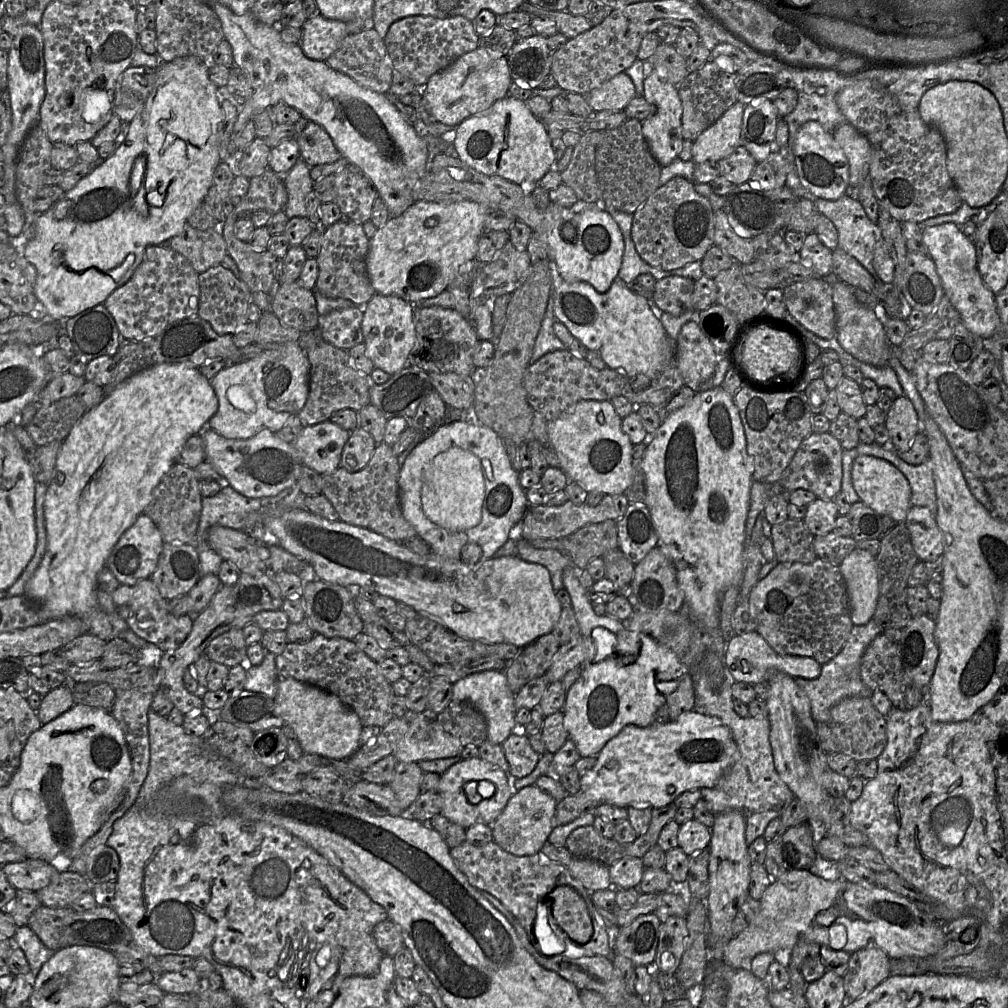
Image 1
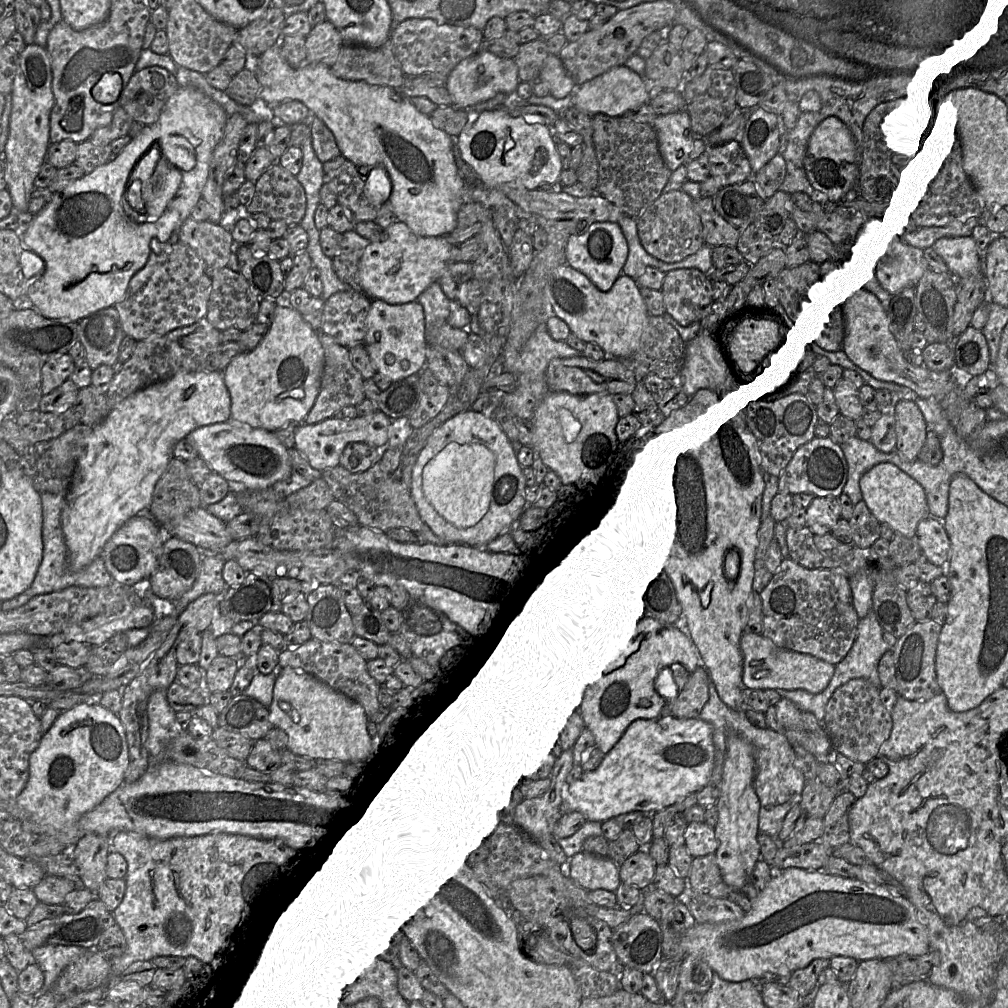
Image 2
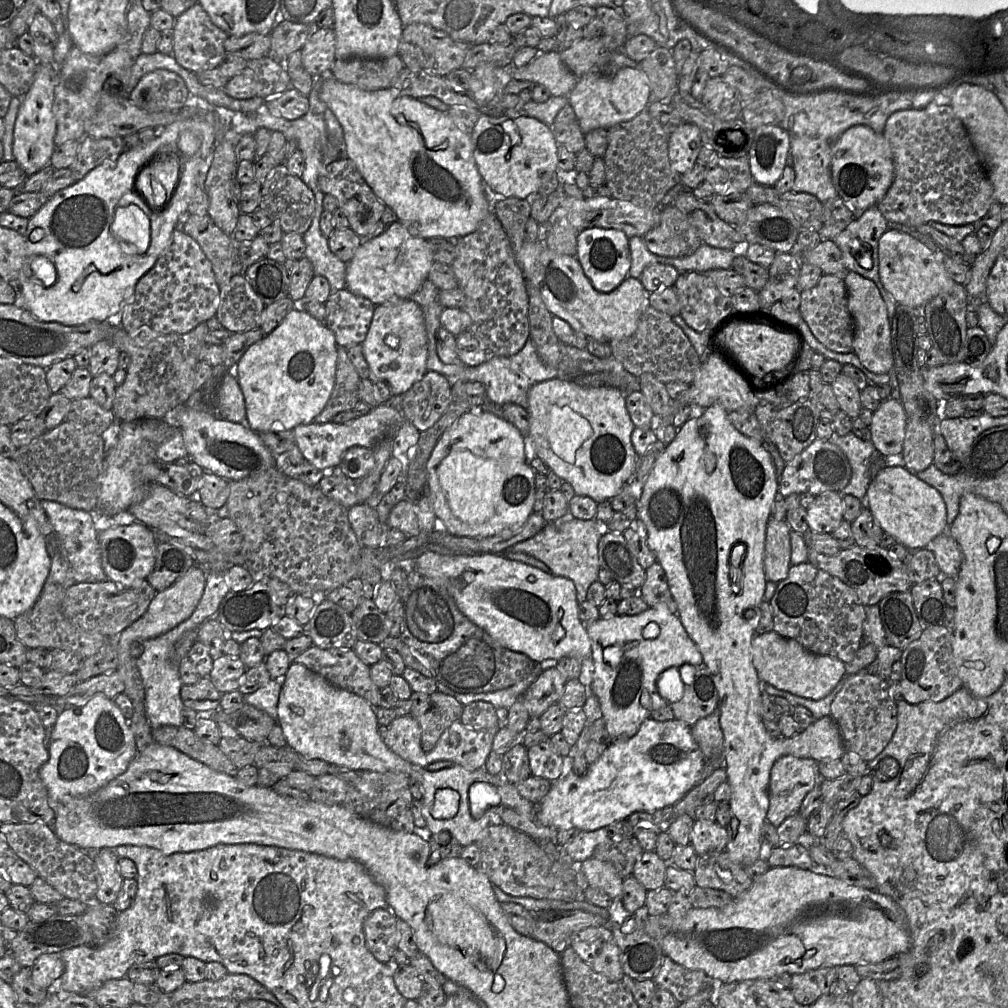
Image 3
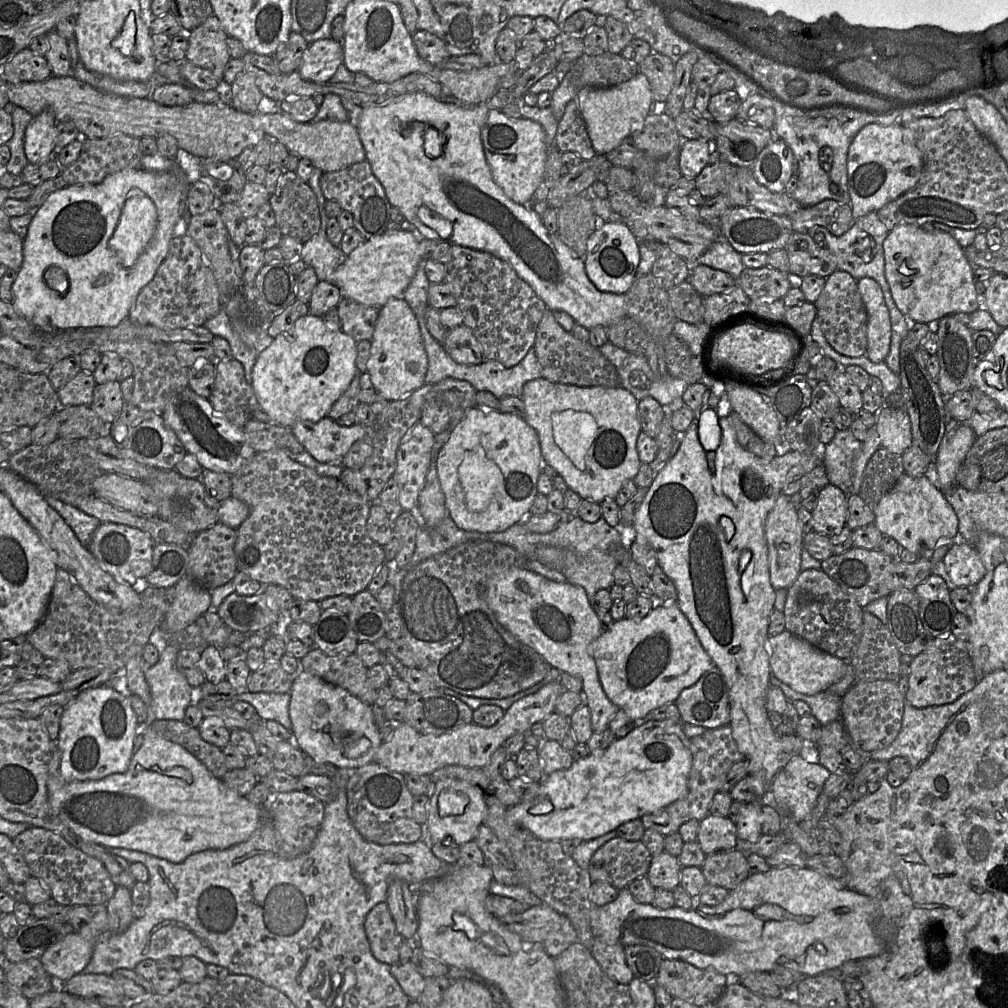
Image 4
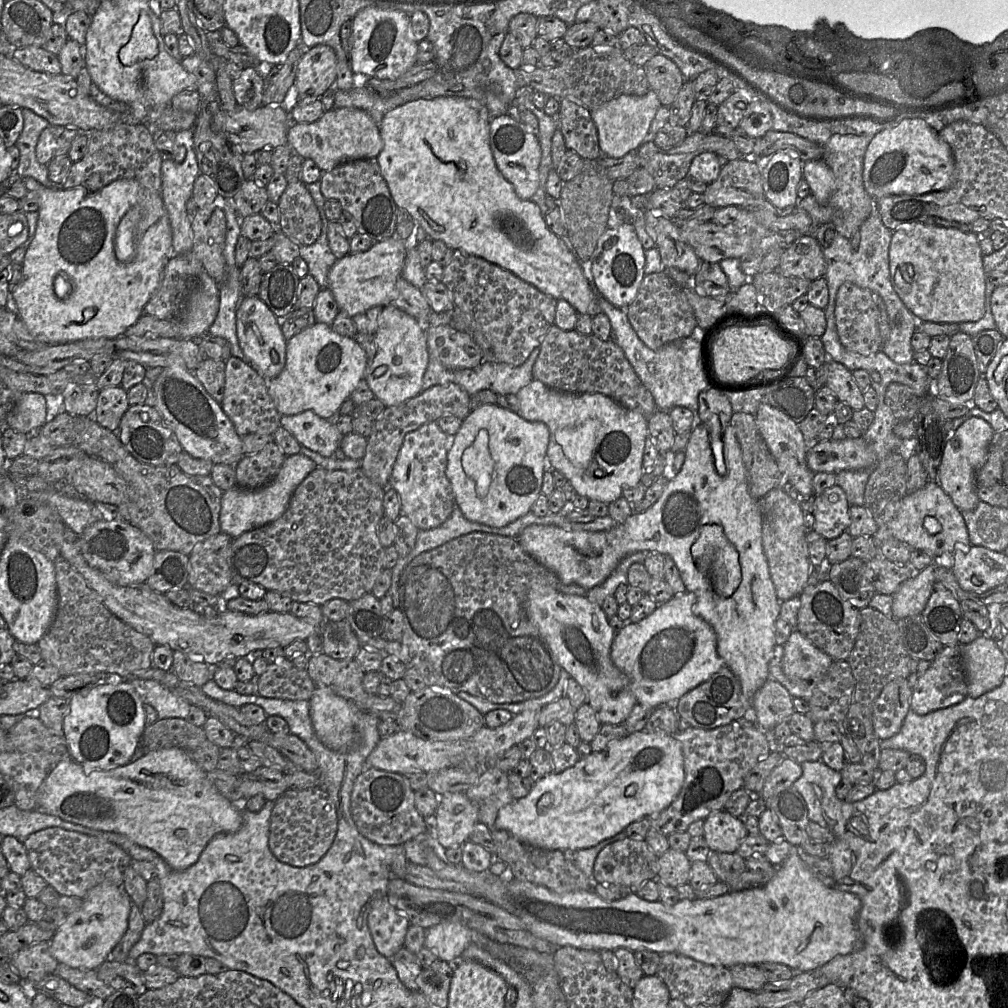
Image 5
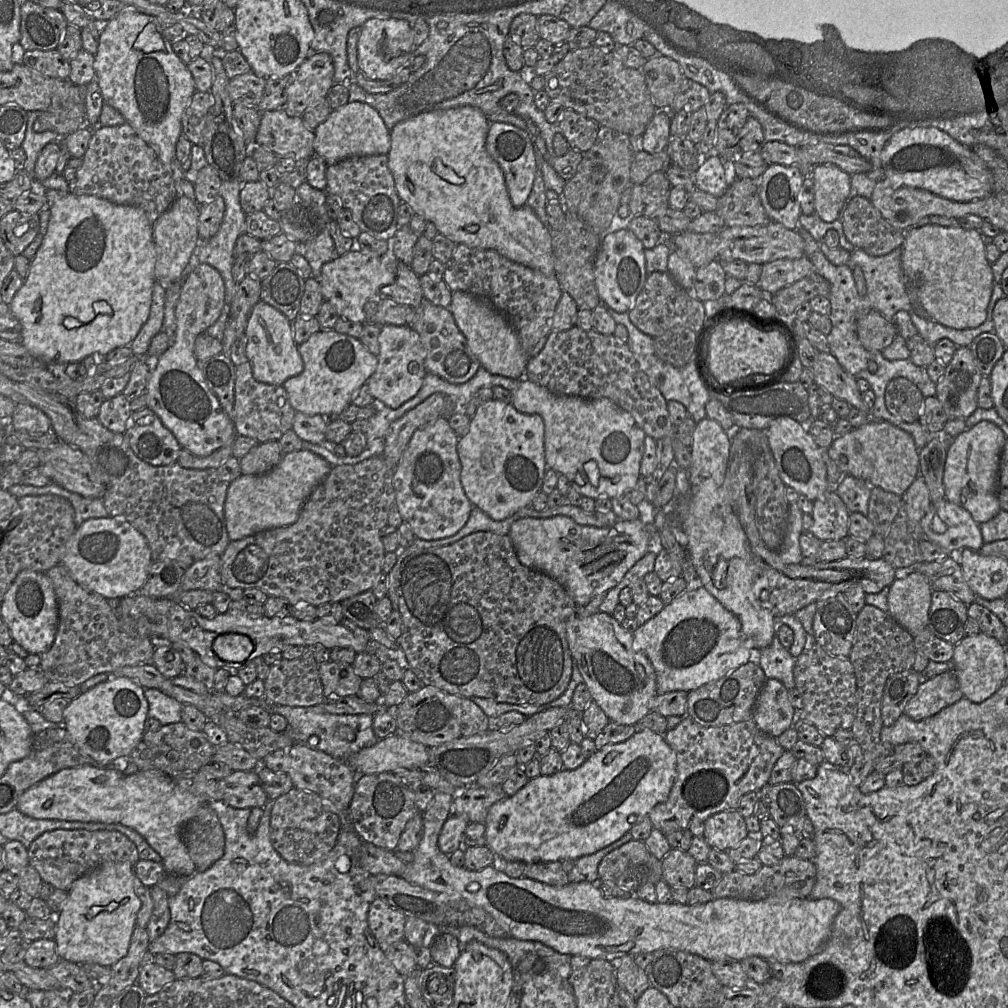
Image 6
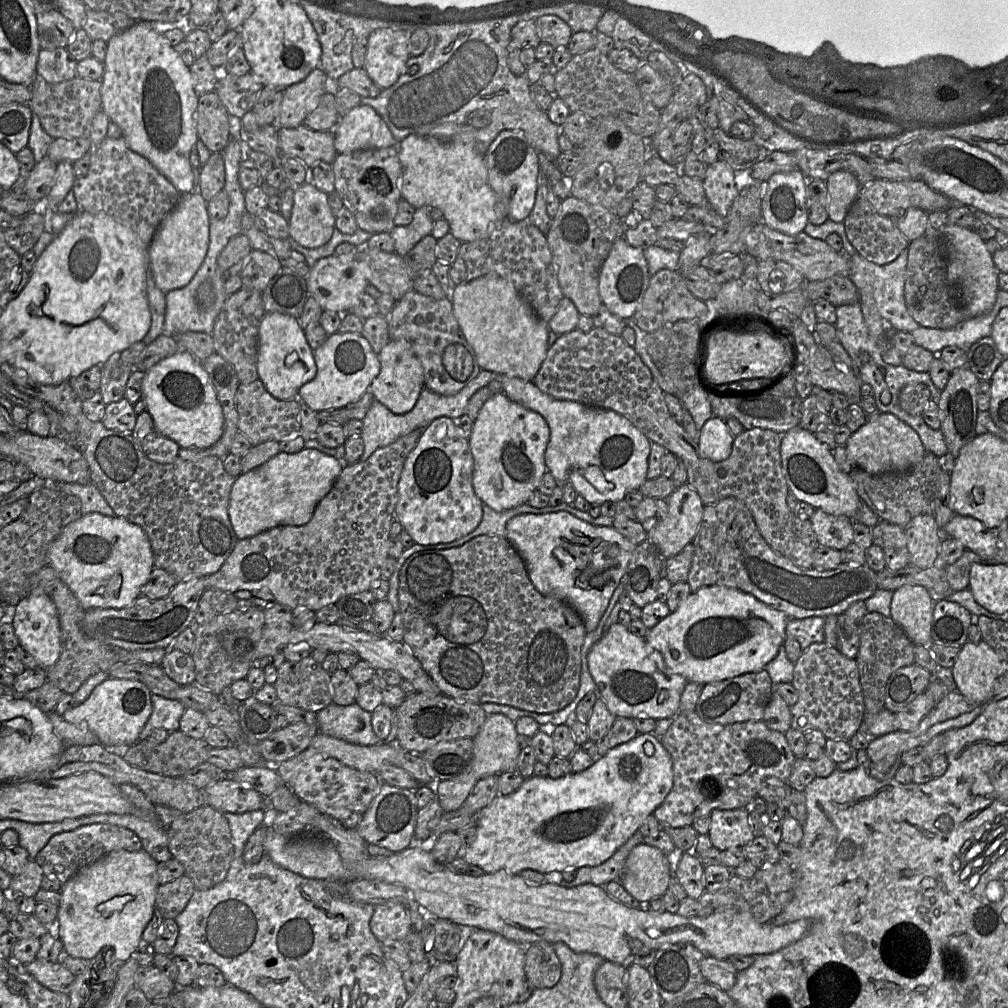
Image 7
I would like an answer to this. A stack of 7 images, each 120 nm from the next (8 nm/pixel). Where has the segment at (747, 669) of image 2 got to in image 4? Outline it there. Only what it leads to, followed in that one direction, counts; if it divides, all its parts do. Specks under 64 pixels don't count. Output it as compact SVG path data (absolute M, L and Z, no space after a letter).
M786 630L776 636L769 637L768 647L772 674L796 692L815 695L827 690L844 675L845 660L817 649L804 639Z

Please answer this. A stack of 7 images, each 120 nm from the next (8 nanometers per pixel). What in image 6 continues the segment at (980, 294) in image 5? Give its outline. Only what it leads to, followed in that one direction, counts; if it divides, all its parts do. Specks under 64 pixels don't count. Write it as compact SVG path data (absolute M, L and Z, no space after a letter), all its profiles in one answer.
M935 224L905 231L901 265L910 284L916 285L918 300L934 320L954 329L980 326L987 317L994 278L980 230Z

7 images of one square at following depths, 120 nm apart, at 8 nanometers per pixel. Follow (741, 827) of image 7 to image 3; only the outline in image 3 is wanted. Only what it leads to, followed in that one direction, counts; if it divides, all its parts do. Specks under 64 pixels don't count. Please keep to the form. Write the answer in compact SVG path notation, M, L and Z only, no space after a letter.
M695 820L690 832L690 845L699 857L724 851L727 842L726 826L715 821Z

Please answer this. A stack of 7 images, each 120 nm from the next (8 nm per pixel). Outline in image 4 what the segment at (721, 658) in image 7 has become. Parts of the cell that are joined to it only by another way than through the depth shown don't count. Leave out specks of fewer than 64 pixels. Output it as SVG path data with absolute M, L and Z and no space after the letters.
M676 603L657 604L642 618L615 621L591 643L590 653L607 697L637 722L650 711L675 703L683 689L715 666Z

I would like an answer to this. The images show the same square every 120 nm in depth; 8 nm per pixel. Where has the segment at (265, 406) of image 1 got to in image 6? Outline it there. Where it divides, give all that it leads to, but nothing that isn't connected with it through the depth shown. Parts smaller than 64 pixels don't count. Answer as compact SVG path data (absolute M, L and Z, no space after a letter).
M321 329L298 345L298 351L303 360L303 371L288 378L283 388L294 410L307 415L329 418L341 413L351 404L359 388L367 383L378 365L378 355L372 354L358 338L335 330Z

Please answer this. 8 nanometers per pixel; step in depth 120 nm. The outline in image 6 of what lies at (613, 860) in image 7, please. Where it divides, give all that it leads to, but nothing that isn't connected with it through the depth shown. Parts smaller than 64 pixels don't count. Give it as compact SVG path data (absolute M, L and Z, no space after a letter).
M628 831L620 839L594 854L578 858L575 862L574 868L568 874L569 881L571 883L586 881L597 884L599 882L598 865L603 857L632 839L632 835Z

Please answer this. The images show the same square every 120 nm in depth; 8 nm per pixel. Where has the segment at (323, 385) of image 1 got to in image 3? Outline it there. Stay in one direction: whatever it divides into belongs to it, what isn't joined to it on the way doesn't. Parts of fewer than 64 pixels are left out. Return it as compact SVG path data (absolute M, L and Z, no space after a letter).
M338 347L335 384L329 400L313 423L326 423L340 412L352 410L359 401L360 377L352 365L347 348Z

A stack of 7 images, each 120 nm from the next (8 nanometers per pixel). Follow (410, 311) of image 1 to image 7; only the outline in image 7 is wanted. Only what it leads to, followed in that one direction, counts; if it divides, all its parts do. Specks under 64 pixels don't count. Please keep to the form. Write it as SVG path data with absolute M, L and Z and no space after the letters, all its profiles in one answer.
M390 340L378 354L380 372L372 381L369 392L394 414L409 412L424 388L422 364L406 340Z

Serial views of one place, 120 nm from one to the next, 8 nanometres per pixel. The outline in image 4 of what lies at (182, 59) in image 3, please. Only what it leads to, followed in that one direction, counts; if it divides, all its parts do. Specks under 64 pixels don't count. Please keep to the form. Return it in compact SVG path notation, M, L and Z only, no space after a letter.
M209 16L188 32L186 59L196 66L210 70L222 81L225 67L232 58L227 45L228 37L217 17Z

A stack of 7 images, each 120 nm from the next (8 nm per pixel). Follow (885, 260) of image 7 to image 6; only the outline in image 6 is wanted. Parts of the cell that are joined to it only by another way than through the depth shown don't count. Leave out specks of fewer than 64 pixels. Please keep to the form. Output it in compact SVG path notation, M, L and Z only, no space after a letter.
M853 197L842 219L844 233L855 248L871 256L883 256L902 246L905 231L893 227L873 203L863 197Z

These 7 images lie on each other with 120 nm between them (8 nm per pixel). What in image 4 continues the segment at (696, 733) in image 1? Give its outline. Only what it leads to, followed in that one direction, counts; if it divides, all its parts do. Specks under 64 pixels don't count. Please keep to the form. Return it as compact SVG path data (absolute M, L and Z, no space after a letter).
M641 721L630 733L617 738L604 751L575 760L568 769L546 776L532 796L524 797L518 804L506 810L507 818L508 821L512 821L544 840L594 839L614 831L627 821L660 811L683 798L688 792L691 768L690 738L683 732L682 722Z

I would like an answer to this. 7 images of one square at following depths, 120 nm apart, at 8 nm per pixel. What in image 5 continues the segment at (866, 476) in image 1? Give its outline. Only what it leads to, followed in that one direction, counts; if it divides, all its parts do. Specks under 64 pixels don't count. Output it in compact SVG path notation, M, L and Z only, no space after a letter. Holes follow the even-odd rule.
M929 480L927 484L913 492L907 493L900 501L896 514L891 521L878 528L872 536L878 547L889 538L896 538L905 542L911 548L925 550L934 558L951 557L958 547L967 547L970 544L965 520L961 511L955 506L952 499L944 492L935 481ZM926 516L932 516L941 524L941 530L930 534L924 527Z

